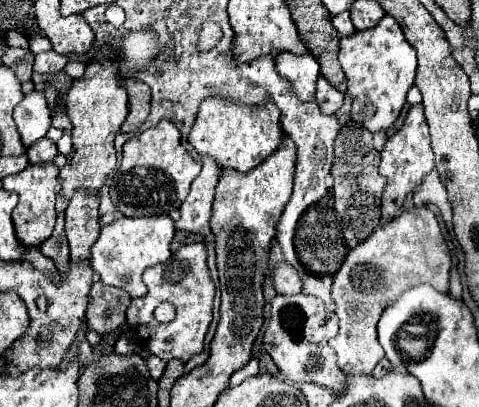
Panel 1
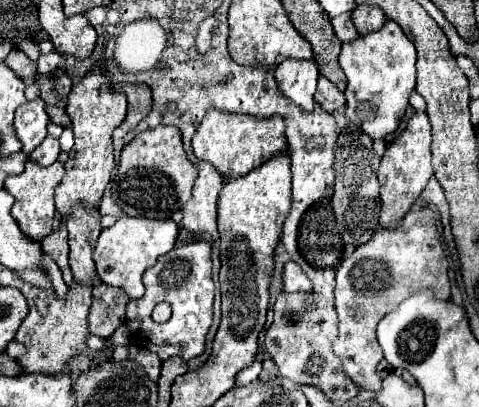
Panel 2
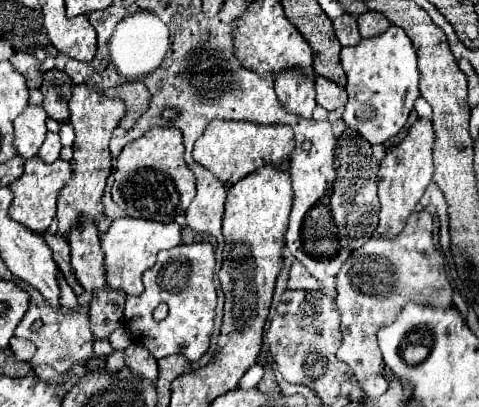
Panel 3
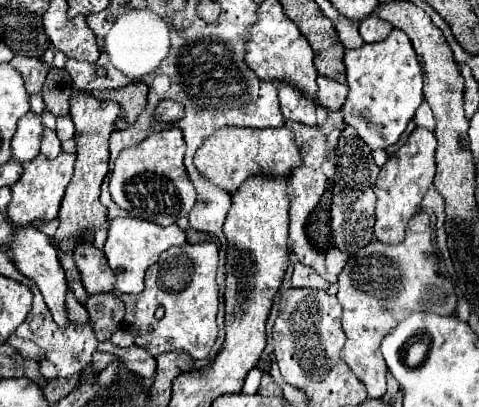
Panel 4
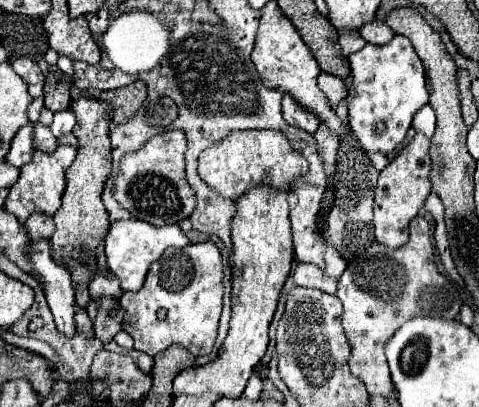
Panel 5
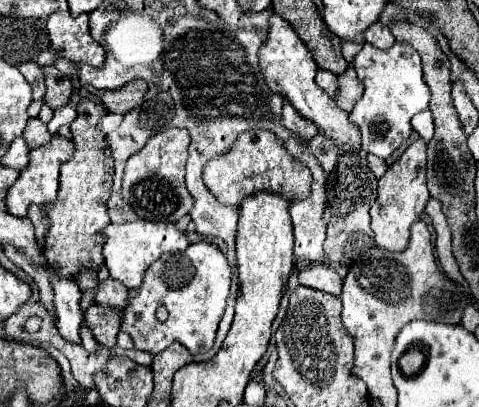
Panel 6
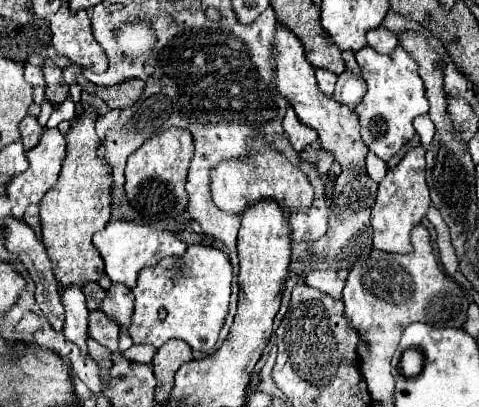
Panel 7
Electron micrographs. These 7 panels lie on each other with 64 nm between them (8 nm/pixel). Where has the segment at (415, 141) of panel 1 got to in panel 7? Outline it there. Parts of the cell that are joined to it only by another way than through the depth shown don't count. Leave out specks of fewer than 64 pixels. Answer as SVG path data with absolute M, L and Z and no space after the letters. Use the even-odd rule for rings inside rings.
M412 148L402 162L388 170L386 178L378 186L376 204L372 208L372 228L374 228L374 248L394 254L410 254L410 230L420 224L430 208L430 196L426 186L426 162L424 162L424 148Z

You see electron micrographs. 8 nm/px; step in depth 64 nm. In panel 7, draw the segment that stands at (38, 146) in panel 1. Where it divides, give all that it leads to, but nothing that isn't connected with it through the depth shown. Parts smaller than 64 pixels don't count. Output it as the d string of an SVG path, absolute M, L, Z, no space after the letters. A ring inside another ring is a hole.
M34 116L22 118L22 122L20 122L20 134L22 134L22 138L20 140L22 140L22 144L24 144L26 150L34 148L36 142L40 142L42 132L44 132L44 128L38 124L38 120Z

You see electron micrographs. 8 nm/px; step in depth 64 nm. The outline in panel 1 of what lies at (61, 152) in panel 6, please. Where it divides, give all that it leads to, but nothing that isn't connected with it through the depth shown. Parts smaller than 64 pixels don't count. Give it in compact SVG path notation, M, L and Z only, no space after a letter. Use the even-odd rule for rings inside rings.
M28 164L24 172L4 178L4 190L18 194L18 206L12 212L16 234L24 246L40 246L54 230L56 222L56 184L60 168L56 164Z

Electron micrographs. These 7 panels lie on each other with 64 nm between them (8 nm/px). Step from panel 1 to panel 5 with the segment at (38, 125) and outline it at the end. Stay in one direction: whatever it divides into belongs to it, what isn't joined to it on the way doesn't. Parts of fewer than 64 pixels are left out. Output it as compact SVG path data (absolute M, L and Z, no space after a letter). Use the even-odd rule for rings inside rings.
M30 122L28 126L18 130L18 134L12 140L10 152L6 154L4 160L16 168L22 168L24 164L30 162L32 152L34 152L34 148L32 148L32 122Z

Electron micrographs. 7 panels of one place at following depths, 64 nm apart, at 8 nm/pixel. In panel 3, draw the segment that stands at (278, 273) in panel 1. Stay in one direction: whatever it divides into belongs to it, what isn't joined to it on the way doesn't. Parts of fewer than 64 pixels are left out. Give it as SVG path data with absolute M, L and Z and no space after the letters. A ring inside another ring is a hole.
M296 260L290 268L288 288L290 290L322 290L322 284Z

